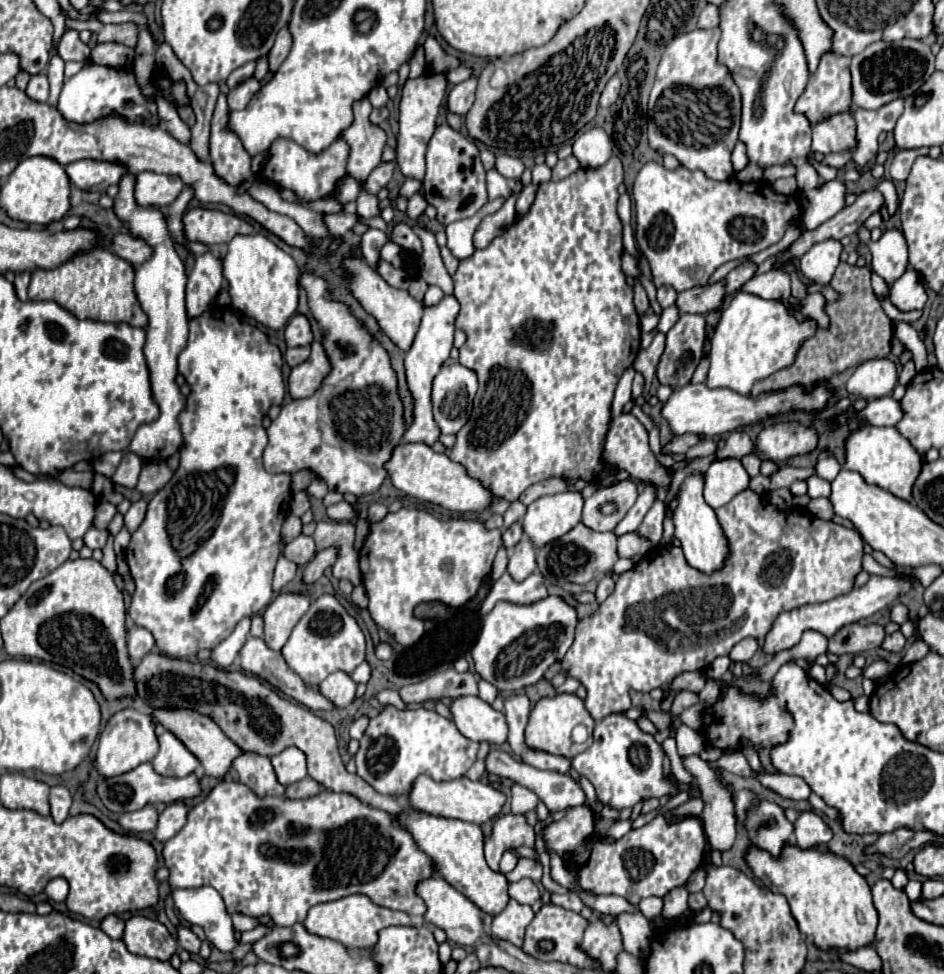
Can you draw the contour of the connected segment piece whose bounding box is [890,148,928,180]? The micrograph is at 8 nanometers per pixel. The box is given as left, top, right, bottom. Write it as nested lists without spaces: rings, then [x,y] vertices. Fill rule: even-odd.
[[[918,148],[918,150],[900,150],[894,154],[892,164],[890,164],[890,176],[892,180],[906,180],[910,174],[910,168],[916,160],[916,156],[924,156],[928,154],[926,148]]]

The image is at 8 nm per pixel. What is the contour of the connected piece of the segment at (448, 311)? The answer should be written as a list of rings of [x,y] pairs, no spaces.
[[[444,296],[438,304],[434,306],[424,306],[424,316],[420,330],[416,334],[416,340],[412,348],[406,352],[406,380],[410,386],[410,392],[414,396],[414,424],[407,427],[402,441],[404,443],[424,442],[424,444],[434,444],[440,436],[440,430],[432,418],[432,404],[430,404],[430,390],[432,390],[432,380],[438,374],[440,366],[444,360],[448,360],[450,350],[452,350],[452,338],[454,338],[454,320],[458,316],[458,300],[454,296]]]

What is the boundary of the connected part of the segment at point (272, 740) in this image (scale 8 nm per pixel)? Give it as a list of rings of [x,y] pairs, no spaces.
[[[150,652],[136,666],[134,682],[136,700],[132,702],[132,706],[144,714],[152,714],[158,708],[196,710],[202,716],[212,718],[222,728],[222,732],[242,750],[266,758],[280,754],[288,746],[296,746],[308,758],[308,776],[324,788],[332,792],[352,794],[368,806],[386,810],[390,814],[400,814],[402,810],[400,800],[378,794],[362,778],[346,772],[338,752],[334,728],[326,720],[314,716],[308,708],[300,704],[284,700],[254,676],[246,676],[242,672],[224,672],[214,666],[204,666],[200,662],[184,662]]]

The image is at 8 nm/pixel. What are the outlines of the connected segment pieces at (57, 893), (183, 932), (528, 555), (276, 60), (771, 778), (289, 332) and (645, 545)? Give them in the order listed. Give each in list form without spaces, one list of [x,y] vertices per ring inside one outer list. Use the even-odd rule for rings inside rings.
[[[52,878],[46,888],[44,888],[44,894],[54,900],[54,902],[64,902],[66,896],[68,896],[68,882],[64,878]]]
[[[178,926],[178,928],[176,928],[176,940],[178,940],[178,944],[180,944],[184,950],[188,950],[190,954],[198,954],[198,950],[200,950],[200,940],[196,938],[196,934],[194,934],[188,926]]]
[[[524,536],[518,546],[514,546],[510,550],[510,558],[508,558],[508,574],[516,580],[522,582],[526,580],[530,574],[534,574],[536,570],[536,548],[532,546],[532,542]]]
[[[284,26],[278,36],[276,36],[276,42],[268,54],[268,62],[270,62],[270,70],[276,72],[280,68],[280,64],[284,62],[284,58],[288,56],[290,52],[290,46],[292,46],[292,38],[290,38],[290,30],[288,26]]]
[[[770,772],[770,774],[762,774],[760,782],[764,788],[770,788],[772,792],[780,794],[782,798],[790,798],[790,800],[804,800],[810,794],[808,784],[798,776]]]
[[[296,314],[288,324],[286,324],[286,346],[294,348],[294,346],[308,346],[312,342],[312,330],[310,330],[310,322],[306,316]]]
[[[630,532],[618,538],[618,558],[632,558],[634,554],[648,554],[648,550],[652,550],[650,542],[638,536],[636,532]]]

